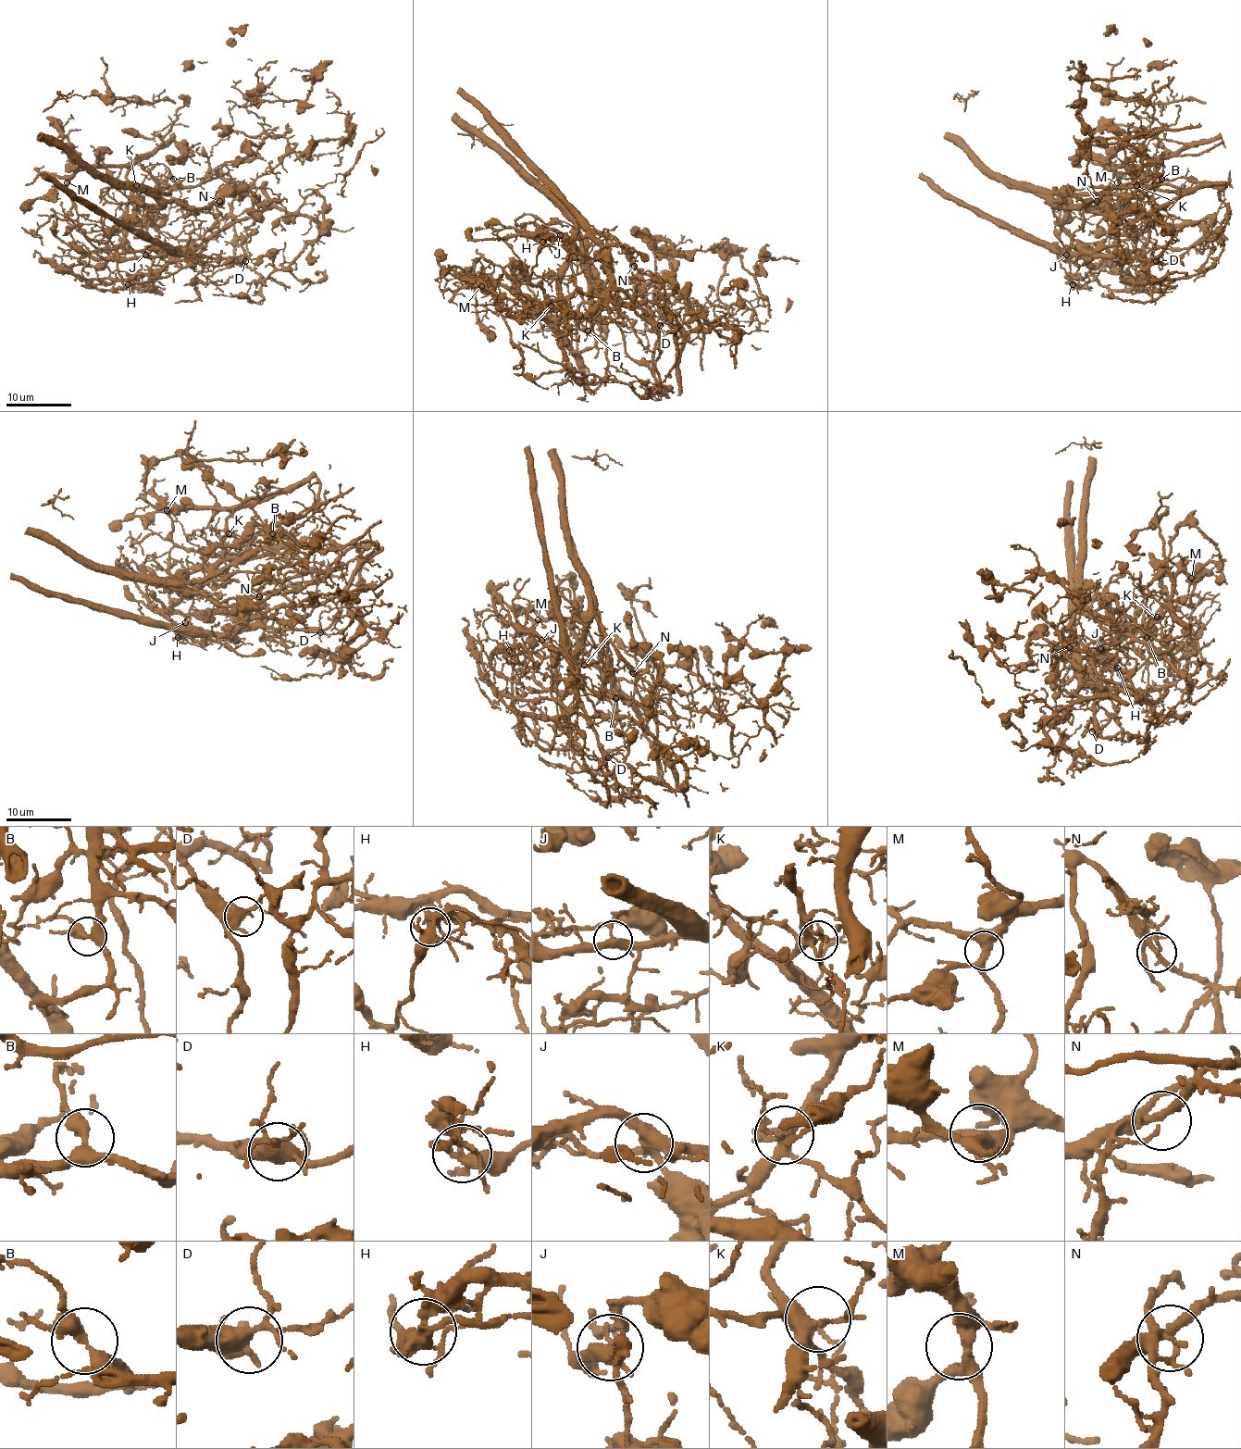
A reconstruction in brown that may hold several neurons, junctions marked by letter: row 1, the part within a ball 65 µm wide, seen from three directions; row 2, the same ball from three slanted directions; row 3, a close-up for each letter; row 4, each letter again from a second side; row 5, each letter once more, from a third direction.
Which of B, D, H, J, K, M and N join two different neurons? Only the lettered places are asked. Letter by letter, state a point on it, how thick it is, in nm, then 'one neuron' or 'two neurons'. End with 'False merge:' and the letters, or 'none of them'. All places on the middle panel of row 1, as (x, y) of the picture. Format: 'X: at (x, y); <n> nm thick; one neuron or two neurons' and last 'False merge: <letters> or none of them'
B: at (588, 331); 340 nm thick; one neuron
D: at (660, 325); 400 nm thick; one neuron
H: at (542, 242); 360 nm thick; two neurons
J: at (560, 235); 340 nm thick; two neurons
K: at (551, 306); 320 nm thick; one neuron
M: at (481, 286); 400 nm thick; one neuron
N: at (634, 266); 240 nm thick; two neurons
False merge: H, J, N

